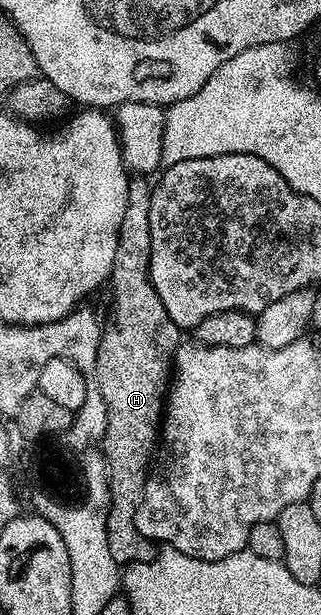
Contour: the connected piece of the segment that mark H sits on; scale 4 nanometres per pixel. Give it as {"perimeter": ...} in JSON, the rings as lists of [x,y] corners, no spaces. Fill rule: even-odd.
{"perimeter":[[[135,178],[128,183],[125,198],[125,214],[121,214],[121,226],[117,234],[117,255],[113,258],[113,270],[109,281],[111,288],[111,328],[104,331],[95,363],[94,379],[99,379],[99,396],[106,413],[107,426],[103,431],[101,453],[106,460],[109,503],[105,509],[109,554],[120,566],[130,566],[140,560],[150,560],[153,544],[139,535],[135,525],[135,511],[143,496],[149,465],[157,452],[157,441],[161,435],[161,421],[165,411],[165,397],[169,391],[169,381],[173,375],[175,351],[181,343],[181,329],[170,318],[161,298],[151,284],[149,202],[152,185],[146,179]]]}

